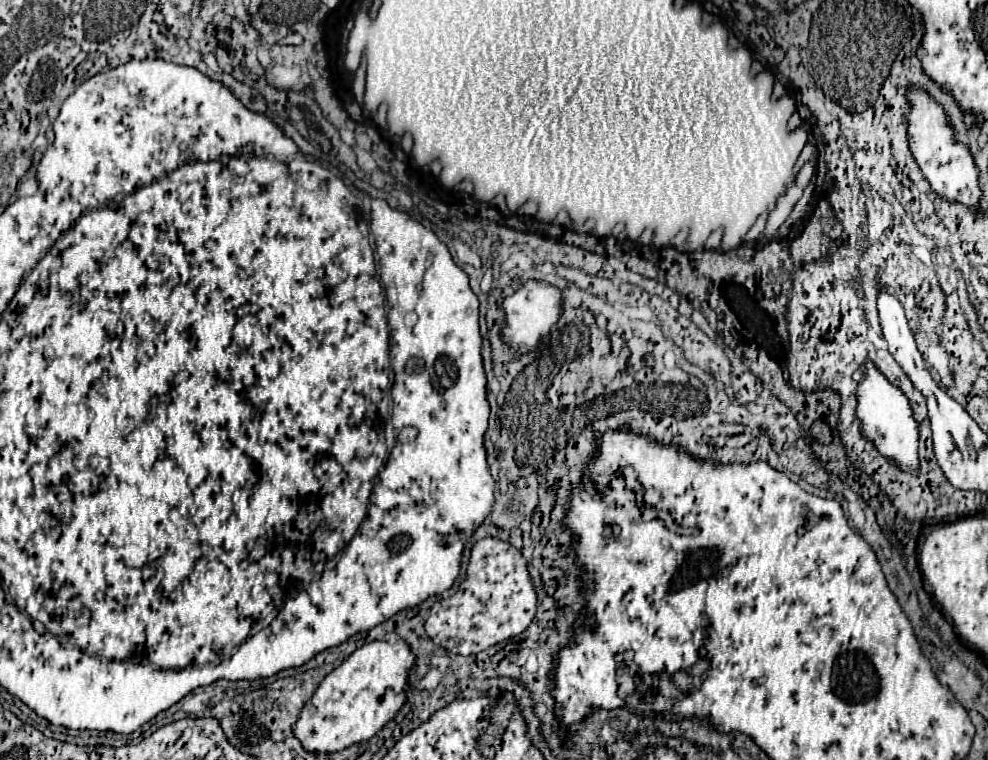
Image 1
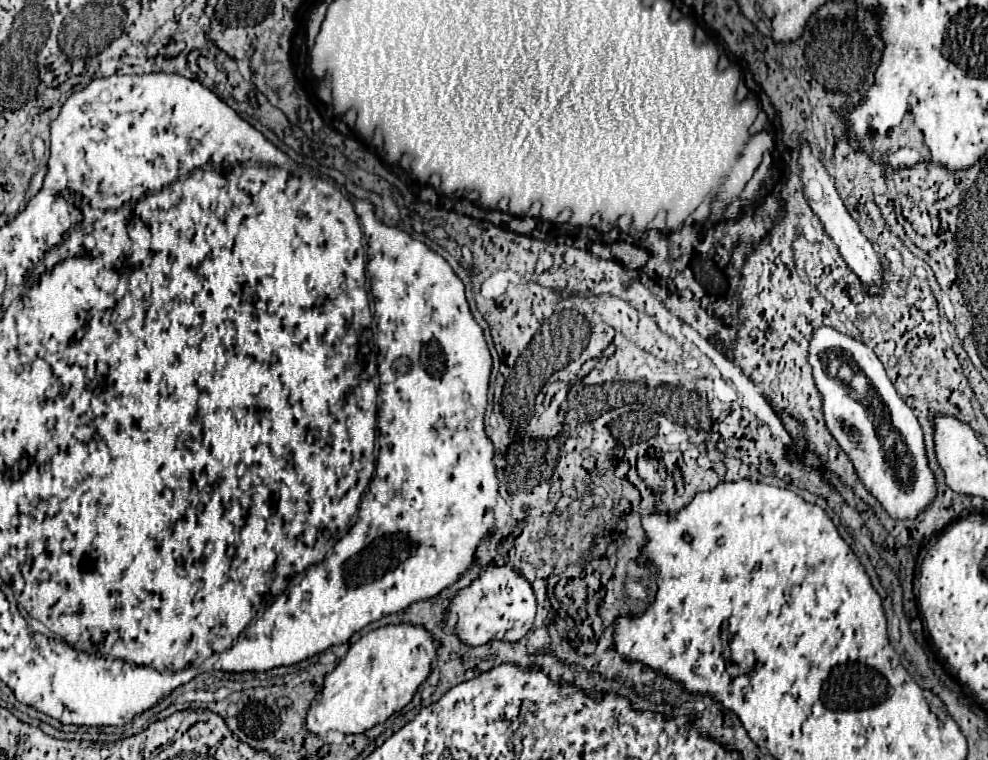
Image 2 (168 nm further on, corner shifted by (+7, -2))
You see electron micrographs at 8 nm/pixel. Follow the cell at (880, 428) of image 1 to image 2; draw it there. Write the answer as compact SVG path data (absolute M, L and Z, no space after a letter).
M824 326L814 330L812 334L810 364L814 382L818 384L818 390L824 398L822 410L826 426L840 444L840 448L854 462L854 468L862 484L880 500L880 504L886 508L886 512L890 512L890 516L900 520L918 516L918 512L922 512L922 508L926 508L930 500L934 500L934 474L928 468L928 460L924 454L922 428L912 410L906 406L906 402L896 394L896 388L890 382L882 362L862 342L842 332L836 332L834 328Z

